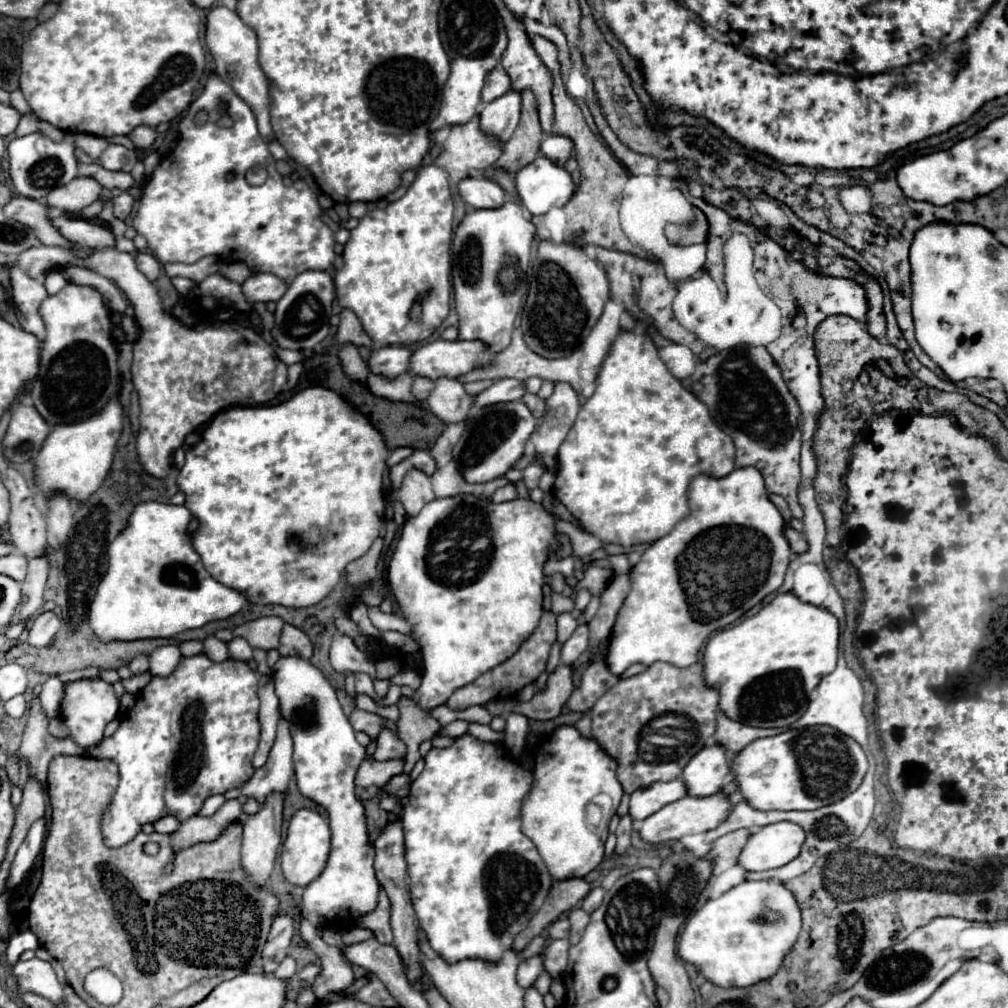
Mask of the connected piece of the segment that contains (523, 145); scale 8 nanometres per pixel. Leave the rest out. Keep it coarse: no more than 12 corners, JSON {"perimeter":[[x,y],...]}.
{"perimeter":[[533,90],[495,166],[517,172],[539,156],[543,130]]}

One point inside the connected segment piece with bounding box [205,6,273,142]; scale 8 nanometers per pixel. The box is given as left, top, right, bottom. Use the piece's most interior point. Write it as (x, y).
(233, 45)

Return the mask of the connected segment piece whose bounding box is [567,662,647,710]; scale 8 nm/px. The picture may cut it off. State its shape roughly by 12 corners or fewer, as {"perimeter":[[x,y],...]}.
{"perimeter":[[593,662],[569,698],[571,710],[591,708],[609,688],[646,670],[635,664],[622,676]]}

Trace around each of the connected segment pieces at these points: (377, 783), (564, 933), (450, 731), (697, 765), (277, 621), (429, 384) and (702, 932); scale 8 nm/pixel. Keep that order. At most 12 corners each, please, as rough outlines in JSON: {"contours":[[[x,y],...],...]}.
{"contours":[[[367,758],[357,770],[357,786],[385,788],[403,774],[403,758]],[[561,916],[549,926],[551,938],[569,938],[567,916]],[[465,720],[443,726],[445,736],[463,736],[469,728]],[[725,746],[699,750],[683,770],[689,794],[721,790],[731,764]],[[263,616],[233,630],[253,648],[279,646],[283,620]],[[413,376],[411,394],[415,400],[425,402],[433,380]],[[743,882],[685,924],[679,956],[717,986],[777,974],[801,908]]]}

